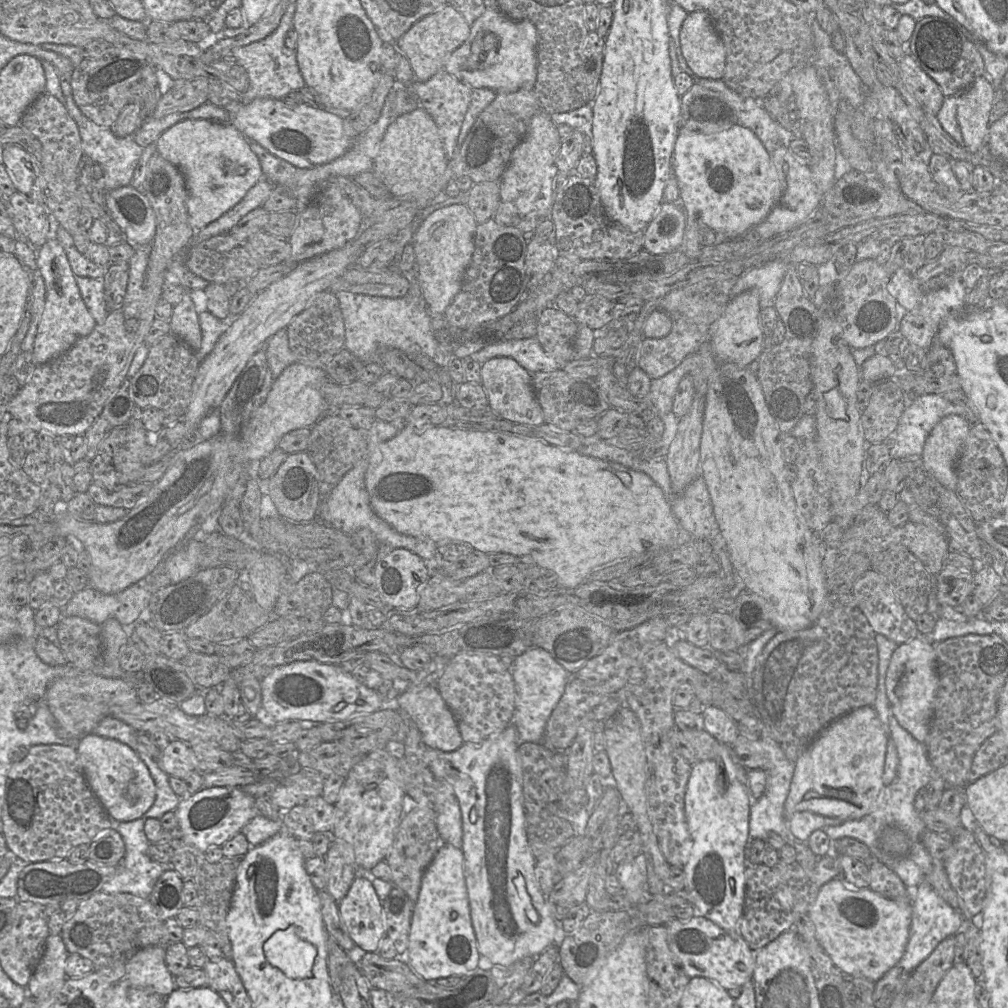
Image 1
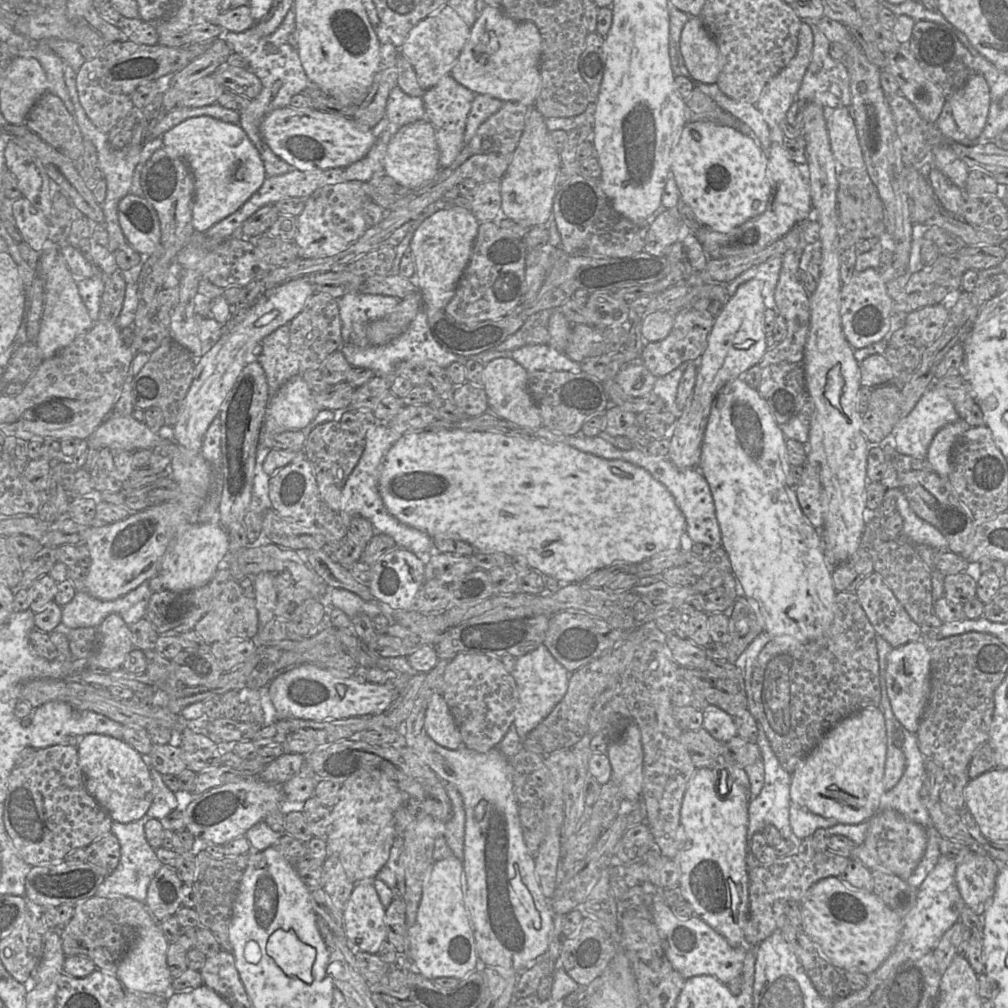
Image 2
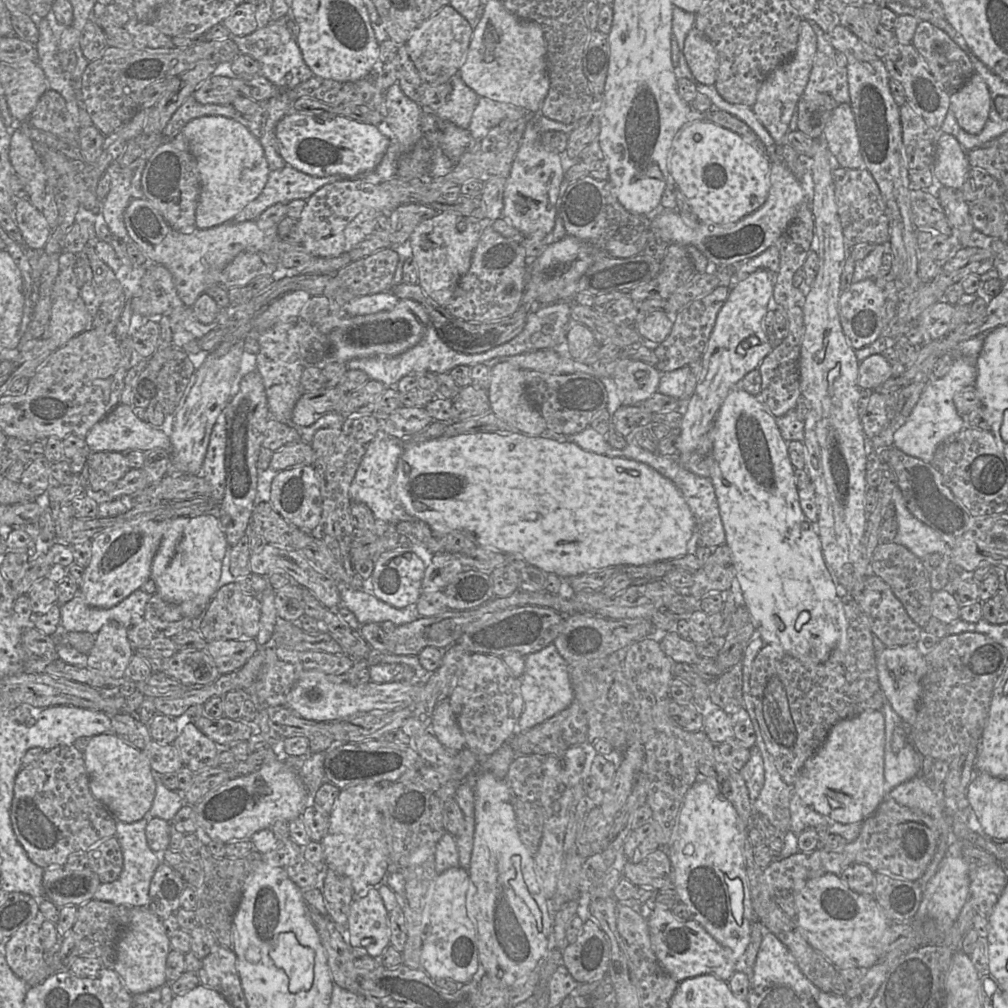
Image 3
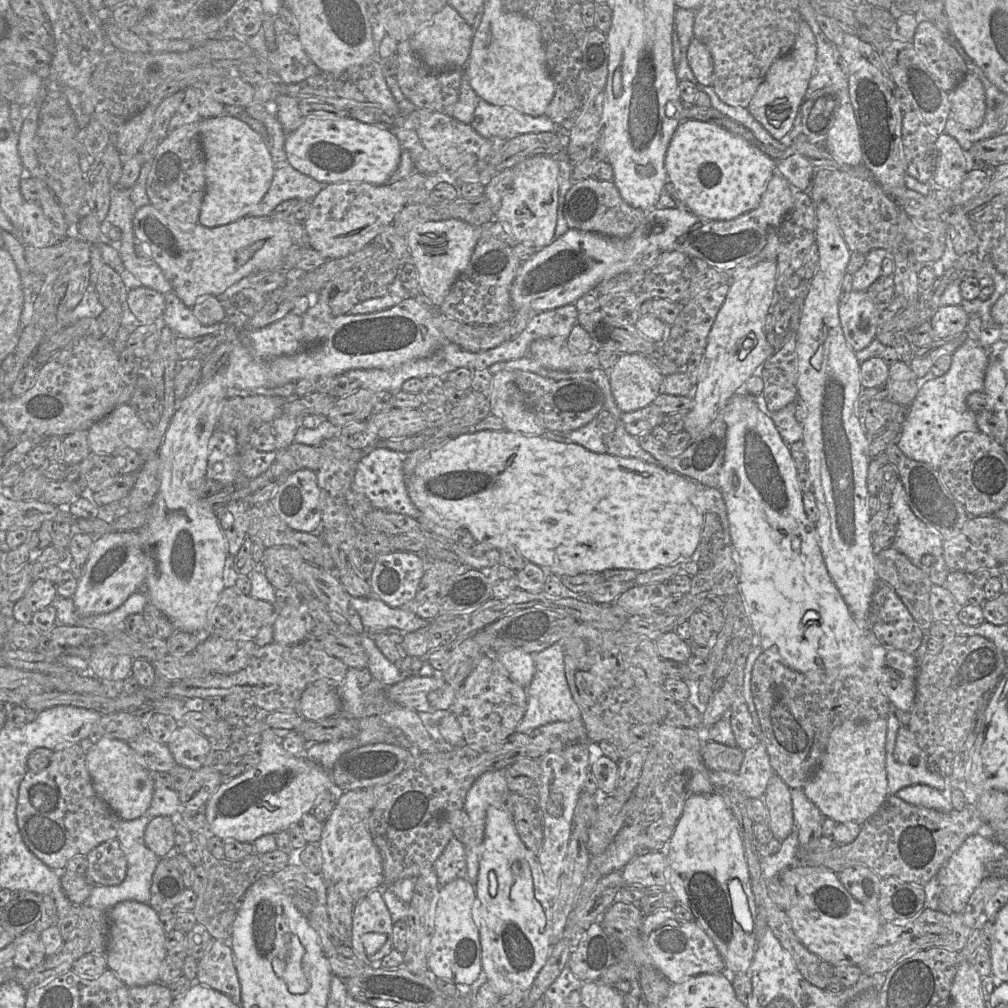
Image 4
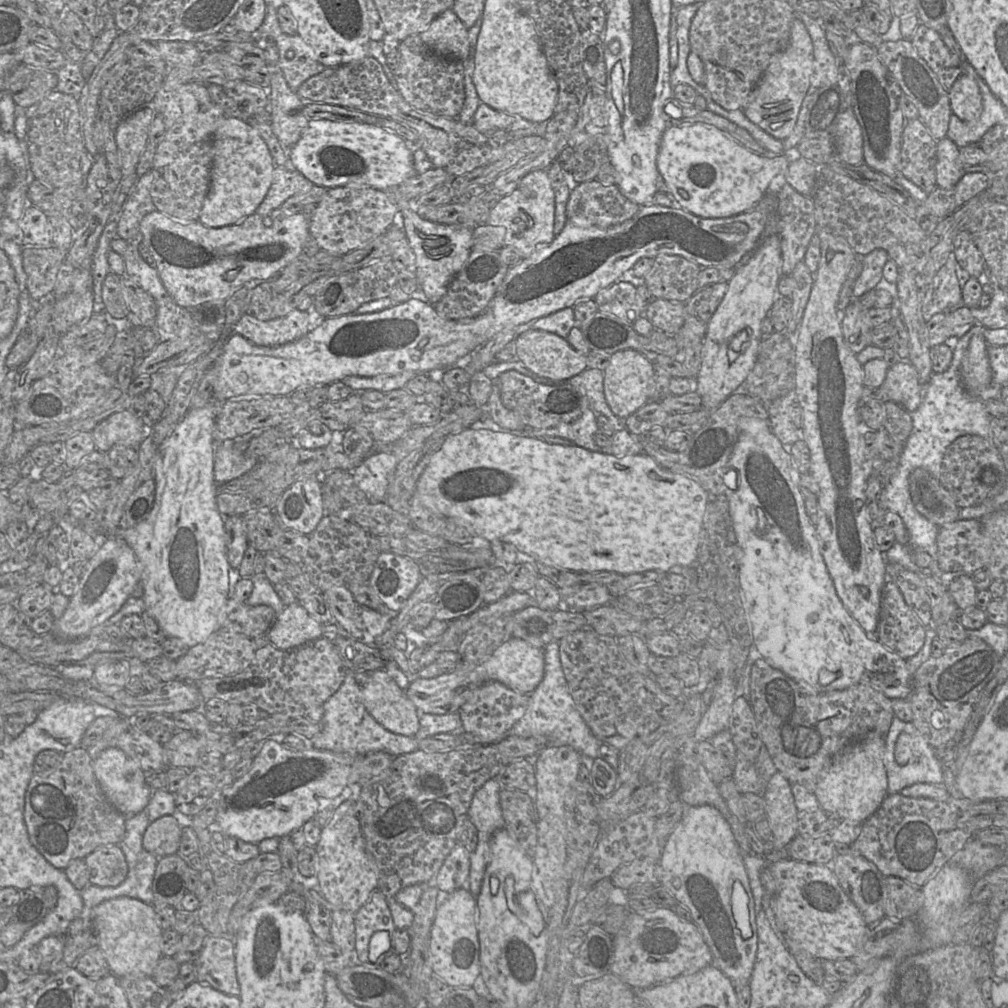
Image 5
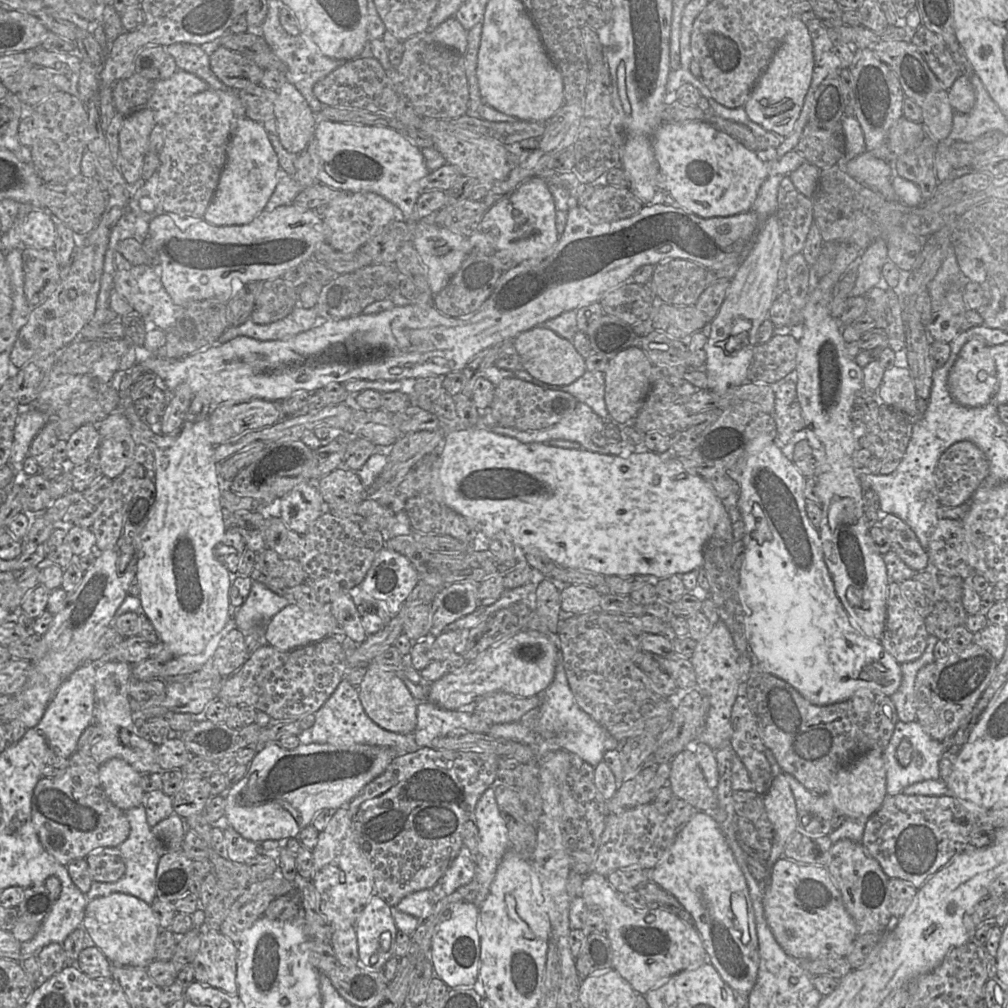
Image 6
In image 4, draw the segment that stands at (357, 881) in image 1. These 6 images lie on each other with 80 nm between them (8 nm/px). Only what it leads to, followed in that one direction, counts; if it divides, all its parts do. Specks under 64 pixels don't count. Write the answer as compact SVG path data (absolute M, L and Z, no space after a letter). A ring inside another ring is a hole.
M382 889L370 891L353 910L350 946L370 966L377 964L393 947L393 921Z

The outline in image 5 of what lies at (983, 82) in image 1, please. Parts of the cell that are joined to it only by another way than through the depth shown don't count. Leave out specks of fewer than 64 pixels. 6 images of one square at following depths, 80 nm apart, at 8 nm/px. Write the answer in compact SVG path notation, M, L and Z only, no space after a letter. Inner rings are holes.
M962 73L948 91L952 113L962 121L977 120L983 110L982 96L977 82Z

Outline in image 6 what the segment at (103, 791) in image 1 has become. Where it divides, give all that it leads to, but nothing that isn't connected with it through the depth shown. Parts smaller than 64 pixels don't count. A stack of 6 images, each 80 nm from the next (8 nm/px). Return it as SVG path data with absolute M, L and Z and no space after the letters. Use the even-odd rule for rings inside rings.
M112 758L99 767L99 779L105 794L116 807L123 811L143 805L145 792L141 787L141 777L142 774L120 758Z

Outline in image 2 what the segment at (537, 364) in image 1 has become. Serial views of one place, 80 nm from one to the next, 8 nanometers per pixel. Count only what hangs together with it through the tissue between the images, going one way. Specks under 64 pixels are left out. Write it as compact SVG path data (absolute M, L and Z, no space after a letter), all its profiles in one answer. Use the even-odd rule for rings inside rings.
M548 344L526 345L510 351L488 350L469 358L485 366L491 360L500 357L513 359L528 373L533 371L582 372L580 363L569 358L565 352L560 352Z

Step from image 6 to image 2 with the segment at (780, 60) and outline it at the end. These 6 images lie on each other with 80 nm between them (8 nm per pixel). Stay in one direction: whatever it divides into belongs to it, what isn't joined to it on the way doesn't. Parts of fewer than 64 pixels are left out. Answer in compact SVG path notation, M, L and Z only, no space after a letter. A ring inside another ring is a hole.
M803 21L798 35L798 48L796 55L785 68L783 68L767 83L758 102L756 103L756 107L761 112L764 120L769 126L772 143L784 145L785 135L783 132L783 126L786 121L786 115L790 106L796 99L803 77L809 67L813 45L814 38L812 29L808 23Z

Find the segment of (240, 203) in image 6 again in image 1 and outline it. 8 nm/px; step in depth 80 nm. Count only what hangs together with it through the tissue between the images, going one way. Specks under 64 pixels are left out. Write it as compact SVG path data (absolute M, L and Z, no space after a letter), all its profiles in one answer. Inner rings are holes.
M184 120L161 134L156 147L157 153L177 167L184 177L189 223L195 230L204 228L232 209L263 177L249 140L231 123Z

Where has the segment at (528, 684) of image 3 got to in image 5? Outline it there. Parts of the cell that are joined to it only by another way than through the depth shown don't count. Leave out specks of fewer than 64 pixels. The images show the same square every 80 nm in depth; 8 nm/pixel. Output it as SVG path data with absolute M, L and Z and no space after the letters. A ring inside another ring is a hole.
M553 641L543 648L543 678L529 694L528 706L523 717L512 726L507 735L534 737L543 748L547 745L571 746L583 756L584 760L593 760L599 756L602 742L593 735L576 708L562 668L559 646L559 641Z

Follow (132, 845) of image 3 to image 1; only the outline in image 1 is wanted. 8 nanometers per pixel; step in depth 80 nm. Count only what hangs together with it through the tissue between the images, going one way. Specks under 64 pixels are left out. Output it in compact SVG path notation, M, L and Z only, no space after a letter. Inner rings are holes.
M112 817L110 820L111 829L117 831L122 836L126 852L123 860L118 865L116 874L104 884L102 891L108 894L131 893L141 898L149 899L158 878L170 865L163 865L153 861L148 856L147 851L151 843L144 832L145 817L128 822L118 821Z

